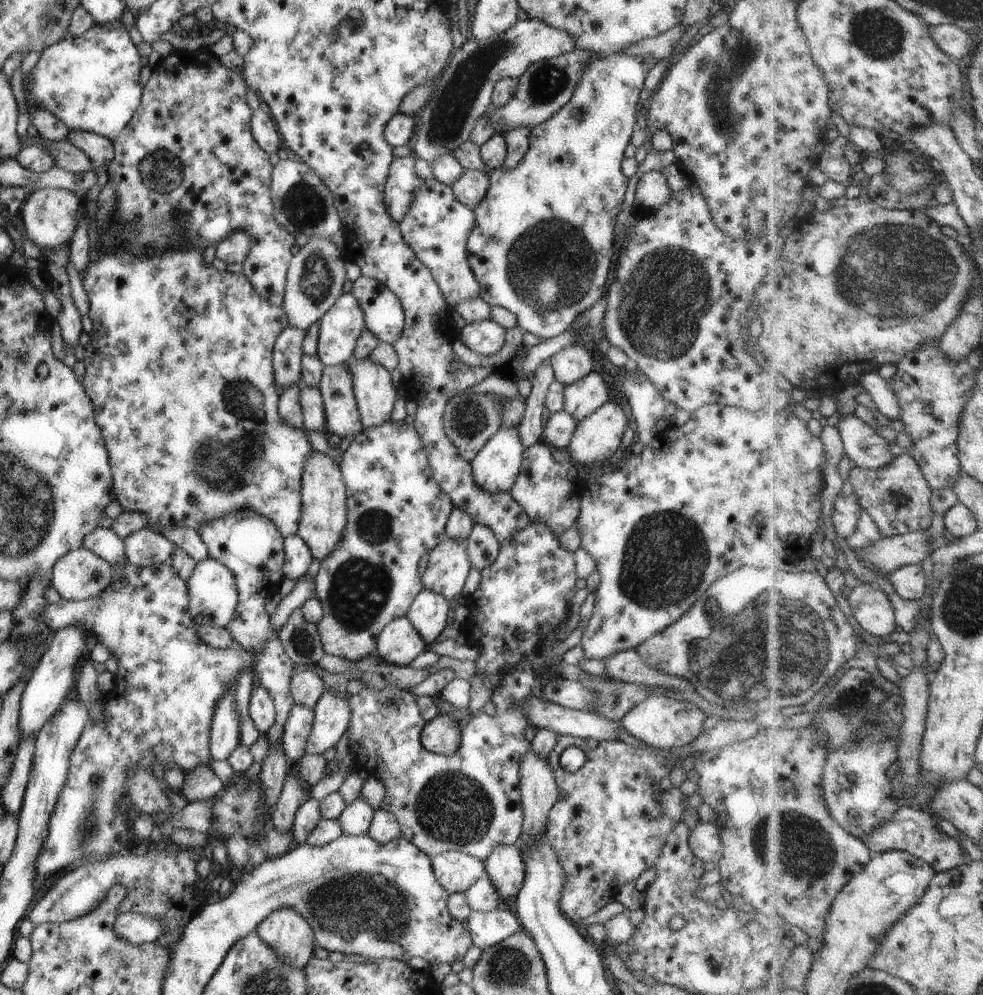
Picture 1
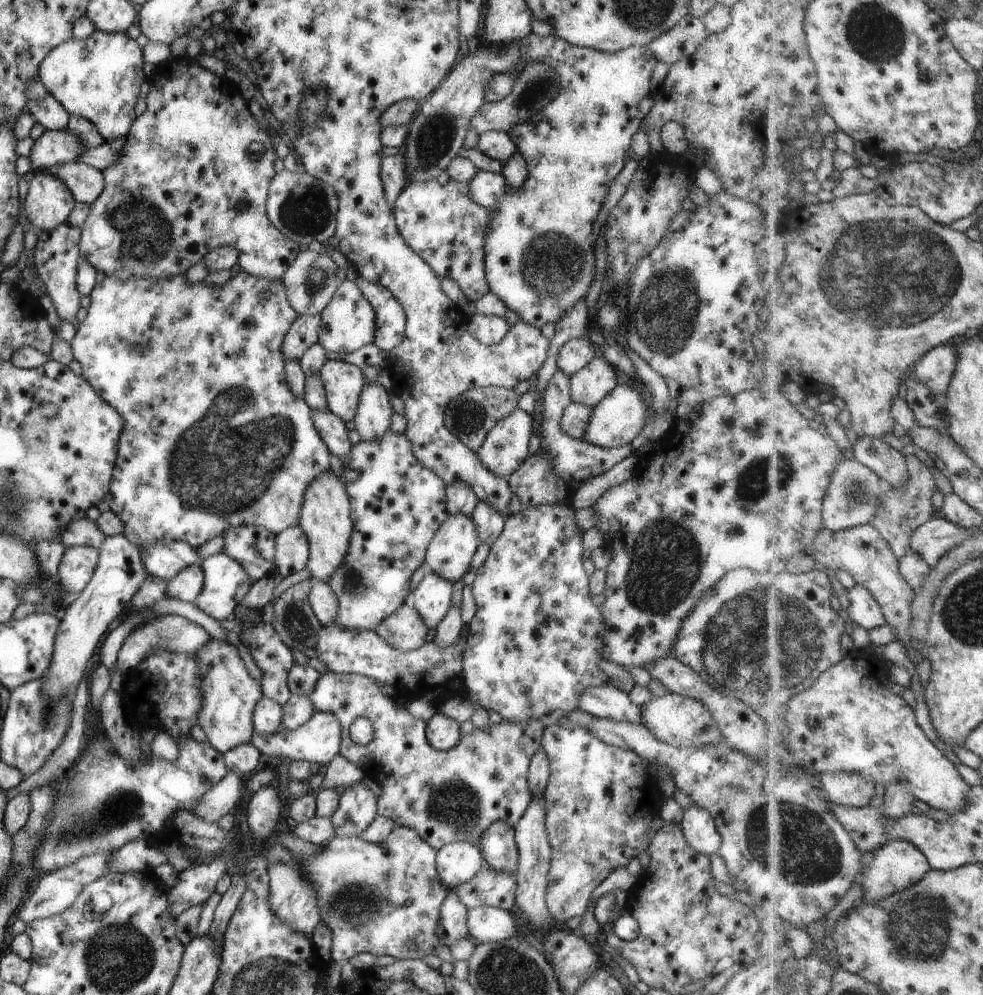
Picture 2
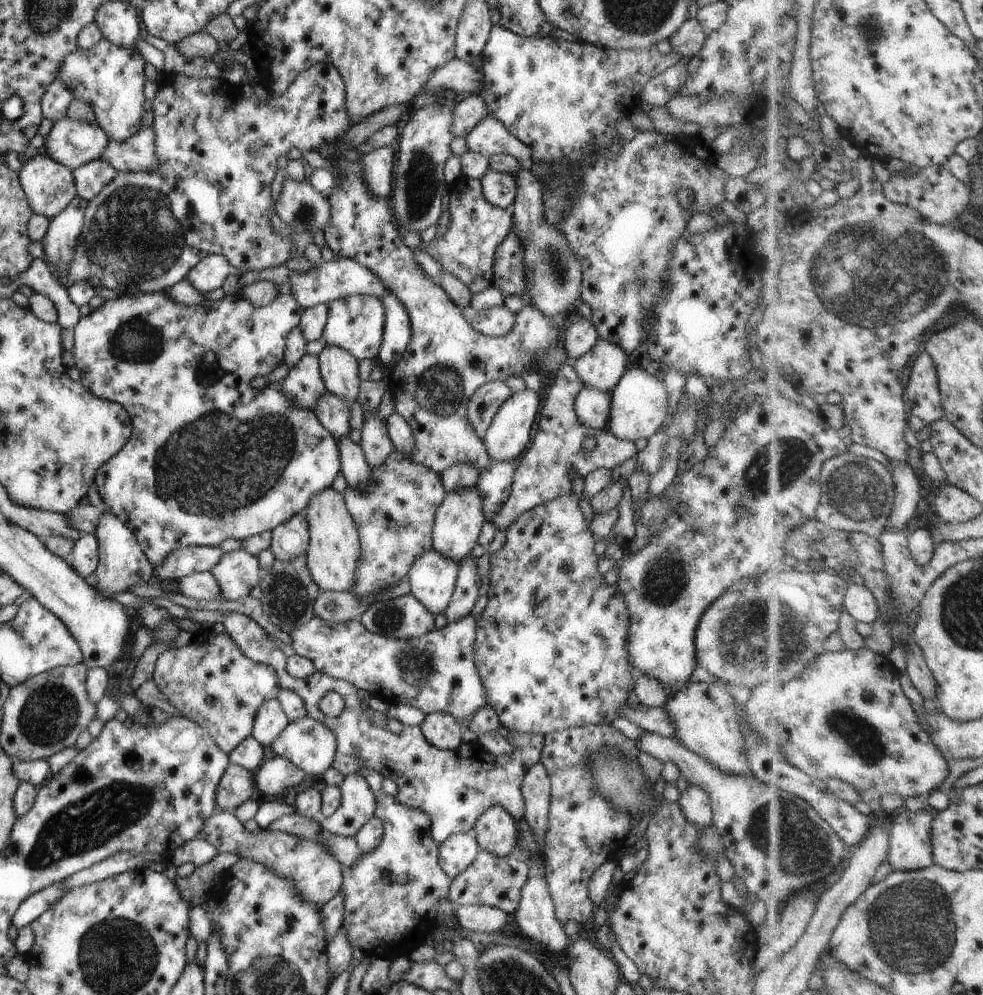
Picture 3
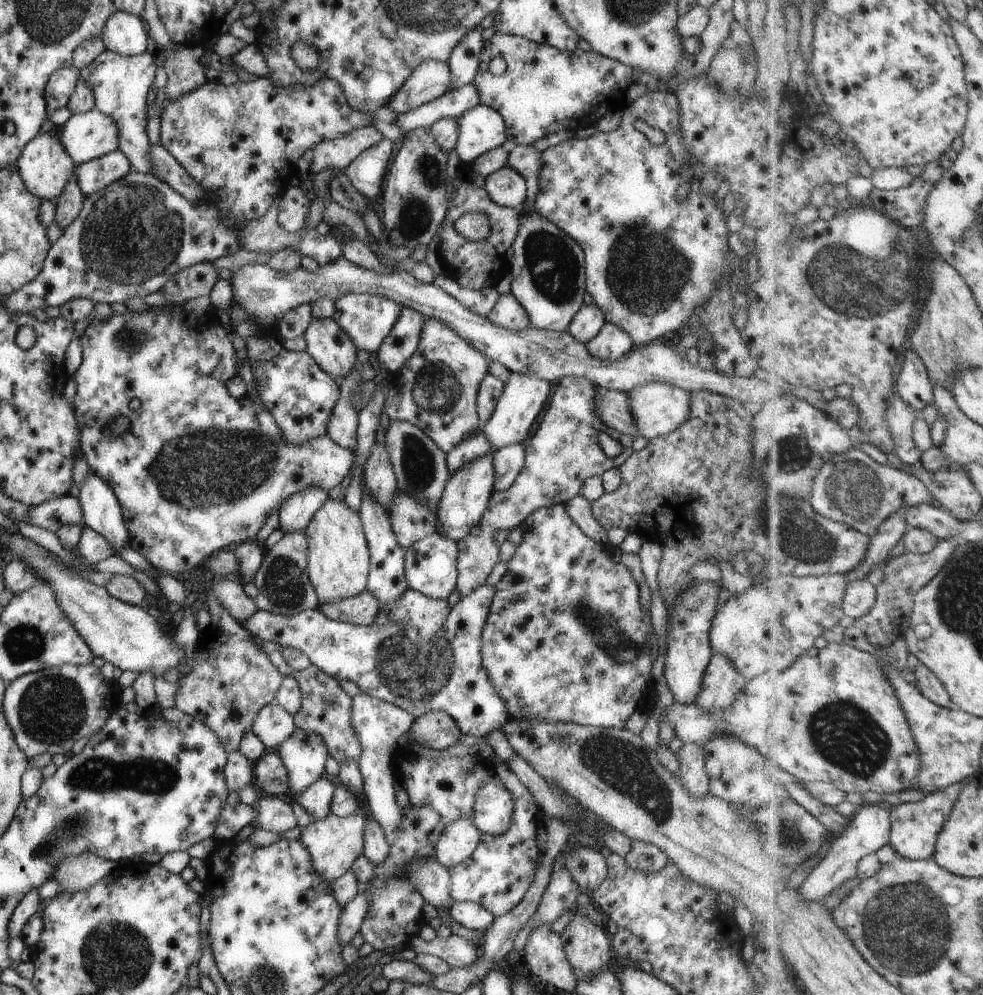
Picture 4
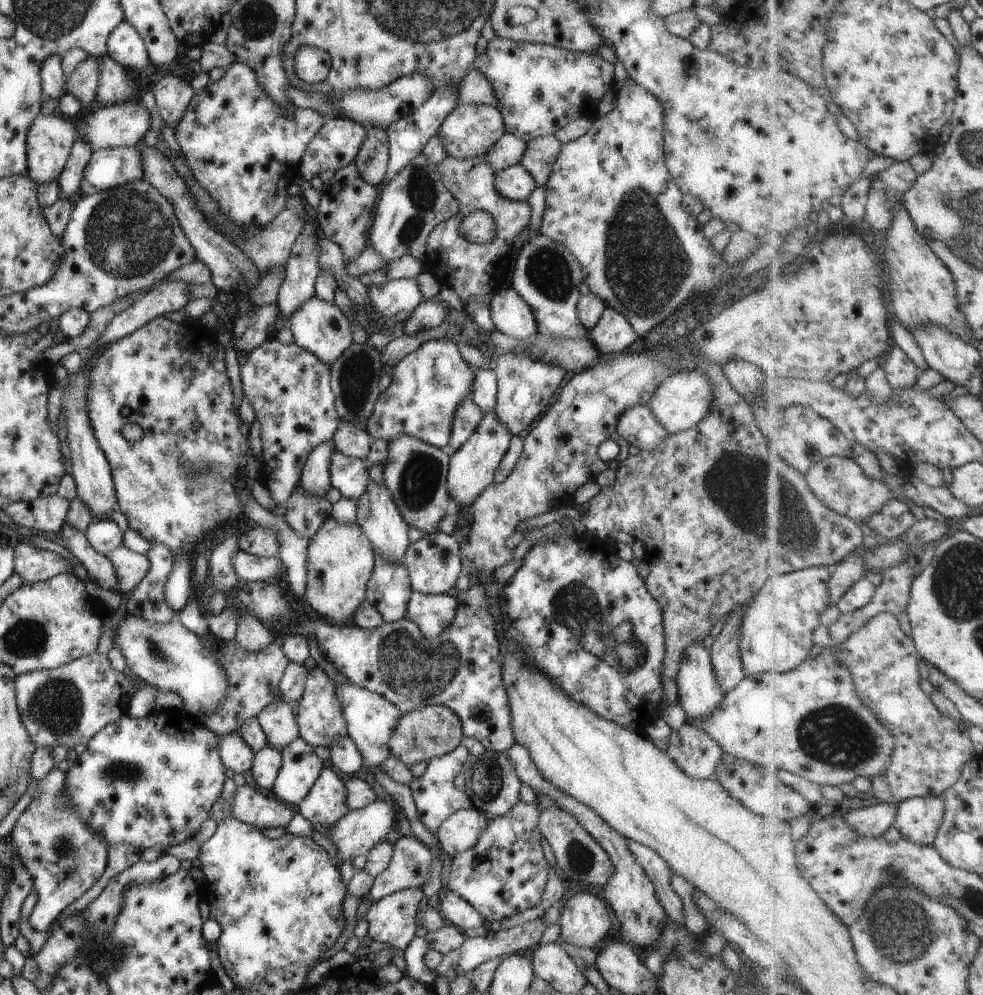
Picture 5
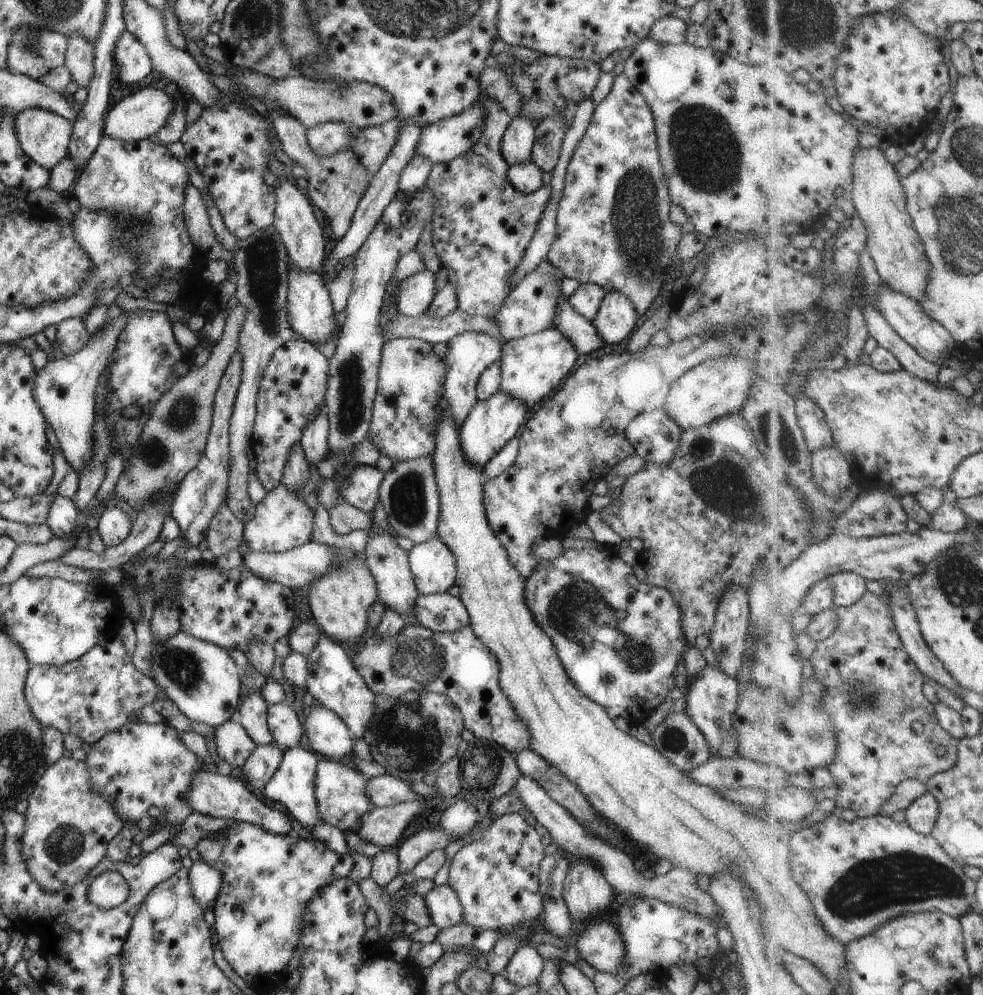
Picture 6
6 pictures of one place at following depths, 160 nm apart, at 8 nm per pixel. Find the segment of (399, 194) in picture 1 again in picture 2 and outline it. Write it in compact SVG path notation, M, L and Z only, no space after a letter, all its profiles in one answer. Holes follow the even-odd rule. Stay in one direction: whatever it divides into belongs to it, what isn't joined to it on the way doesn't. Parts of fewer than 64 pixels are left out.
M401 153L383 156L379 160L379 178L385 201L392 206L401 190L409 184L405 176L405 164L403 164Z

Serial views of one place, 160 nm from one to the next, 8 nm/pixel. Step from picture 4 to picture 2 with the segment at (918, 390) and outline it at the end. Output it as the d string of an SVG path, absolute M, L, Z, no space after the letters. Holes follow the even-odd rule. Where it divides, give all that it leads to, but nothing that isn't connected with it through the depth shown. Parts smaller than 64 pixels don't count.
M946 343L929 350L918 364L915 364L913 372L919 382L923 382L935 396L946 394L955 374L957 366L957 350L955 343Z

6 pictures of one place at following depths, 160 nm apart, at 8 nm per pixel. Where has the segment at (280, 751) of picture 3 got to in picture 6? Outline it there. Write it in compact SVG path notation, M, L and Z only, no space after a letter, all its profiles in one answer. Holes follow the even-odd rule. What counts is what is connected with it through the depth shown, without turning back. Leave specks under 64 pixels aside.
M295 746L282 752L281 763L275 773L263 784L261 795L271 802L278 802L297 822L308 831L319 824L319 812L314 796L314 775L317 765L315 754L305 747Z

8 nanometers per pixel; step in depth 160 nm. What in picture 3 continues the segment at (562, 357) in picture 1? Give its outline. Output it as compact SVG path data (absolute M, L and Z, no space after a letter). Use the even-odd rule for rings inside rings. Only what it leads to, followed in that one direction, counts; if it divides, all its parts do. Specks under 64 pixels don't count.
M576 312L563 327L560 337L569 362L584 355L598 339L592 321L584 320Z

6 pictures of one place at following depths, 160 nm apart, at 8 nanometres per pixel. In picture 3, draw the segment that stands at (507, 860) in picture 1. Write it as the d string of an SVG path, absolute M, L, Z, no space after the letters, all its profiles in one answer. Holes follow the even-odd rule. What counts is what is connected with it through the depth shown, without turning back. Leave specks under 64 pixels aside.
M501 806L484 810L471 828L481 850L496 857L507 856L516 845L516 826L512 816Z

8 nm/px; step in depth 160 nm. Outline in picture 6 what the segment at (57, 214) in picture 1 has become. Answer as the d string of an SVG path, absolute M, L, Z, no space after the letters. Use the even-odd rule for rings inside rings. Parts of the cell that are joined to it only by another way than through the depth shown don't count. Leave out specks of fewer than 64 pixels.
M25 108L13 115L13 134L21 151L38 166L52 170L53 166L68 154L68 141L72 132L72 122L45 108Z

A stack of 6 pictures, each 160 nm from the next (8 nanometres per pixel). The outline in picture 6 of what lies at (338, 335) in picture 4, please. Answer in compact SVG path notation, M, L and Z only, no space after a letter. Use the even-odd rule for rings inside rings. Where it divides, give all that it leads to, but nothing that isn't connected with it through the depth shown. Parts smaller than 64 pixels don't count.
M287 264L287 320L289 326L294 332L297 332L303 341L312 344L321 344L325 340L329 340L337 326L333 310L331 310L331 302L328 296L328 290L323 285L323 280L319 272L303 272L291 264Z

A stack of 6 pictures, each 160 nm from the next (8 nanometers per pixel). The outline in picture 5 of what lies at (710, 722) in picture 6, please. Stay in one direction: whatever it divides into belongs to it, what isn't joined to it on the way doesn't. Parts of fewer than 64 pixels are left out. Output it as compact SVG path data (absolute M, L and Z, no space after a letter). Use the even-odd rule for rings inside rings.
M693 642L683 650L675 682L678 703L689 721L705 720L725 698L713 674L710 654L702 642Z

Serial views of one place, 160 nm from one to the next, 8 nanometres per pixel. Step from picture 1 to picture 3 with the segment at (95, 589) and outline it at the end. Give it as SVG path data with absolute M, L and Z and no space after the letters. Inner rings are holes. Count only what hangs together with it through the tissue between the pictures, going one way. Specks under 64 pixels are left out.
M91 533L82 535L73 543L67 558L67 564L84 580L98 563L98 546L96 536Z

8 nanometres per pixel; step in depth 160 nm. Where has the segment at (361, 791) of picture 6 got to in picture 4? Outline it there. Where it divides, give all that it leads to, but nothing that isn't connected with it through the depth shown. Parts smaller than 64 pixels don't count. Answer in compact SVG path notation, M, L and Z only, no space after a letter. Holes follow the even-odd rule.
M321 776L299 792L295 799L312 820L316 821L329 813L329 803L334 790L335 786Z

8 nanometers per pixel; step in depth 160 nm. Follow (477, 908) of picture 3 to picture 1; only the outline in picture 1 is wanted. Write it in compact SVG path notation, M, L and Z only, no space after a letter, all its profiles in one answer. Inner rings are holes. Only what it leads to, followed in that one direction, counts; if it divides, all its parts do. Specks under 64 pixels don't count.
M502 906L486 913L471 911L463 925L470 934L472 944L482 951L521 930L517 919L511 906Z

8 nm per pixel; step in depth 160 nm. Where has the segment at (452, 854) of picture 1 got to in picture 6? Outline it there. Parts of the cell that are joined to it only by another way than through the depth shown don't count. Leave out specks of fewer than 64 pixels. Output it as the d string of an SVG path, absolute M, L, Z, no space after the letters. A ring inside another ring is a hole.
M458 795L452 802L441 811L439 827L453 836L461 836L471 830L471 826L479 820L479 814L475 804L467 800L467 797Z

